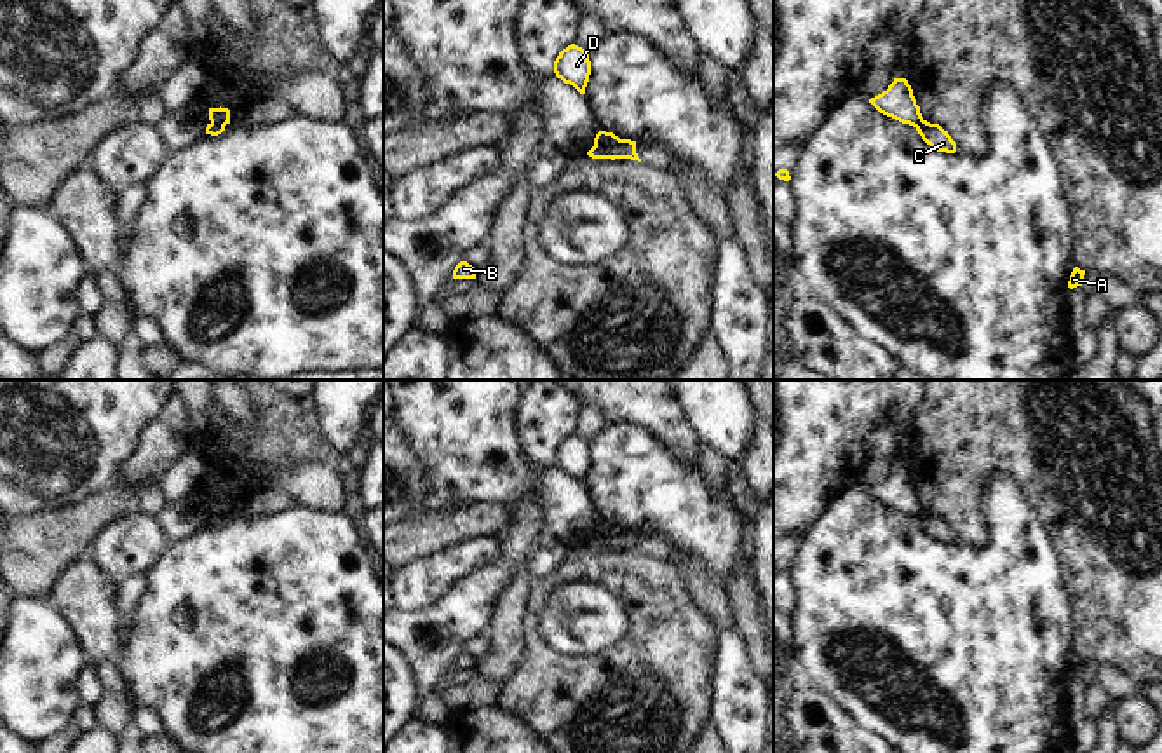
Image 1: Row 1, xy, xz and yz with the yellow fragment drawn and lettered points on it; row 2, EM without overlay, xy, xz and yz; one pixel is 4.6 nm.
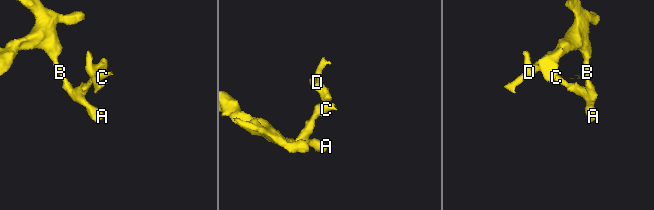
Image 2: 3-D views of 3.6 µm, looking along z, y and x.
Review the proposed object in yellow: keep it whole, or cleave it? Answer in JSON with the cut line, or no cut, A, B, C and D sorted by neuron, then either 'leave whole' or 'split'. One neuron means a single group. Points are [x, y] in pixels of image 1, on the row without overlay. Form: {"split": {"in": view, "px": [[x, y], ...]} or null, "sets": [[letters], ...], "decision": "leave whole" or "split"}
{"split": {"in": "xy", "px": [[211, 513], [223, 516]]}, "sets": [["A", "B", "C"], ["D"]], "decision": "split"}

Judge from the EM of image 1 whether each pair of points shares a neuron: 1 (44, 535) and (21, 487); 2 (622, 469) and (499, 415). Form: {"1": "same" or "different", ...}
{"1": "different", "2": "different"}

